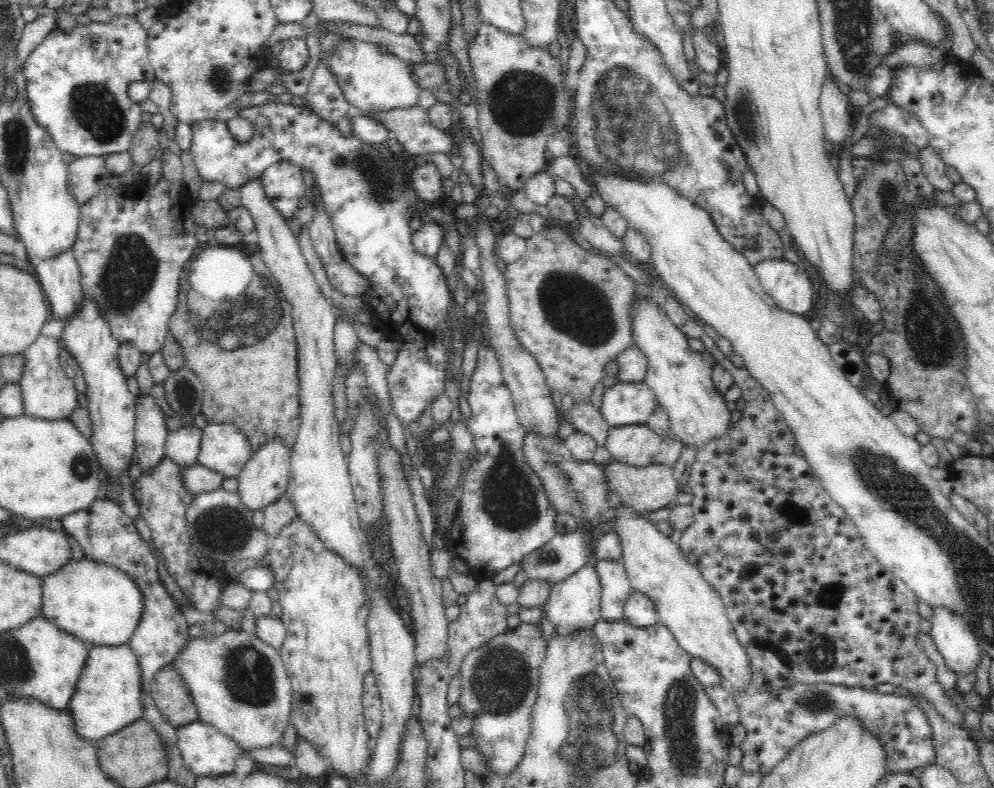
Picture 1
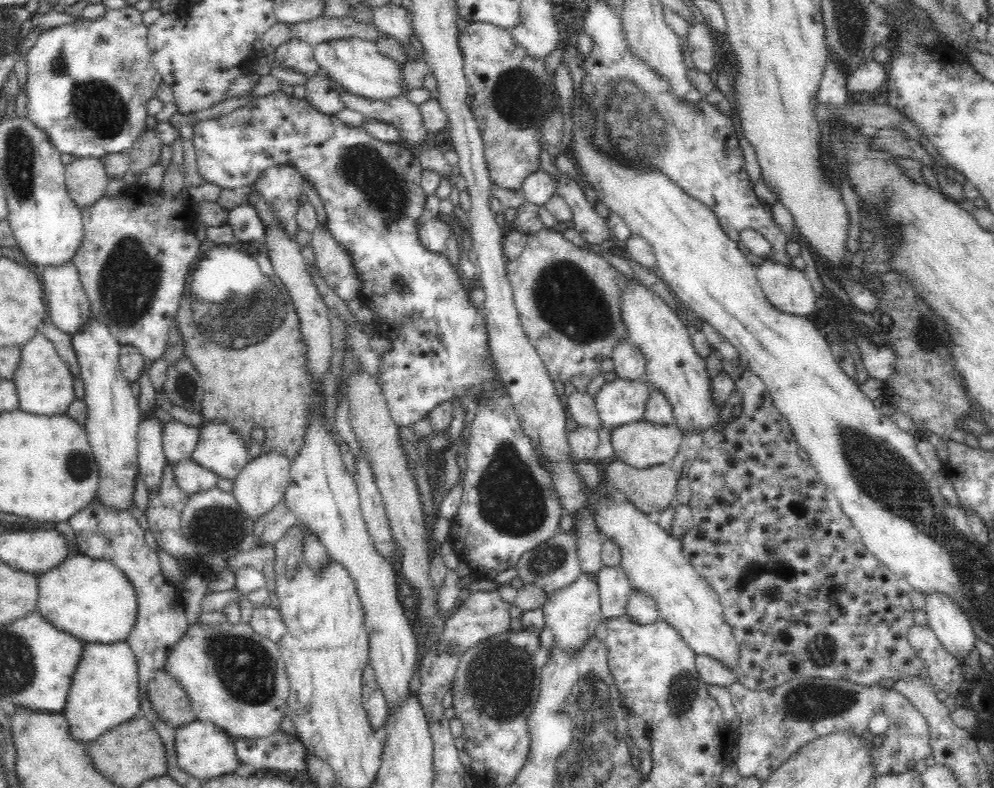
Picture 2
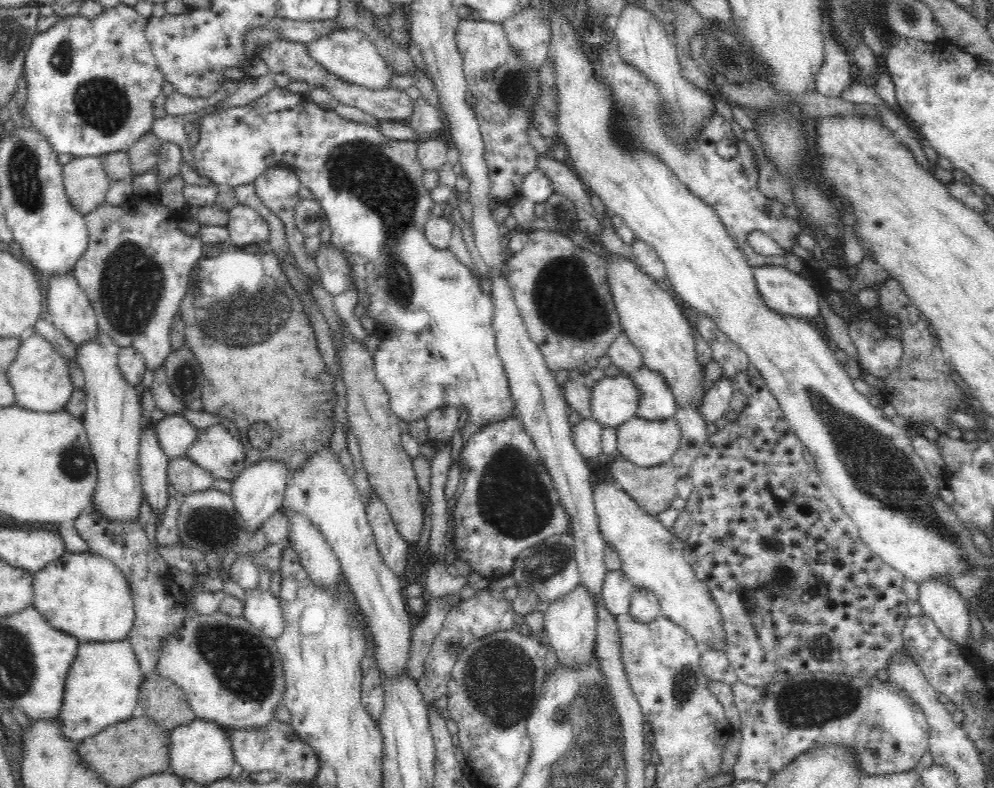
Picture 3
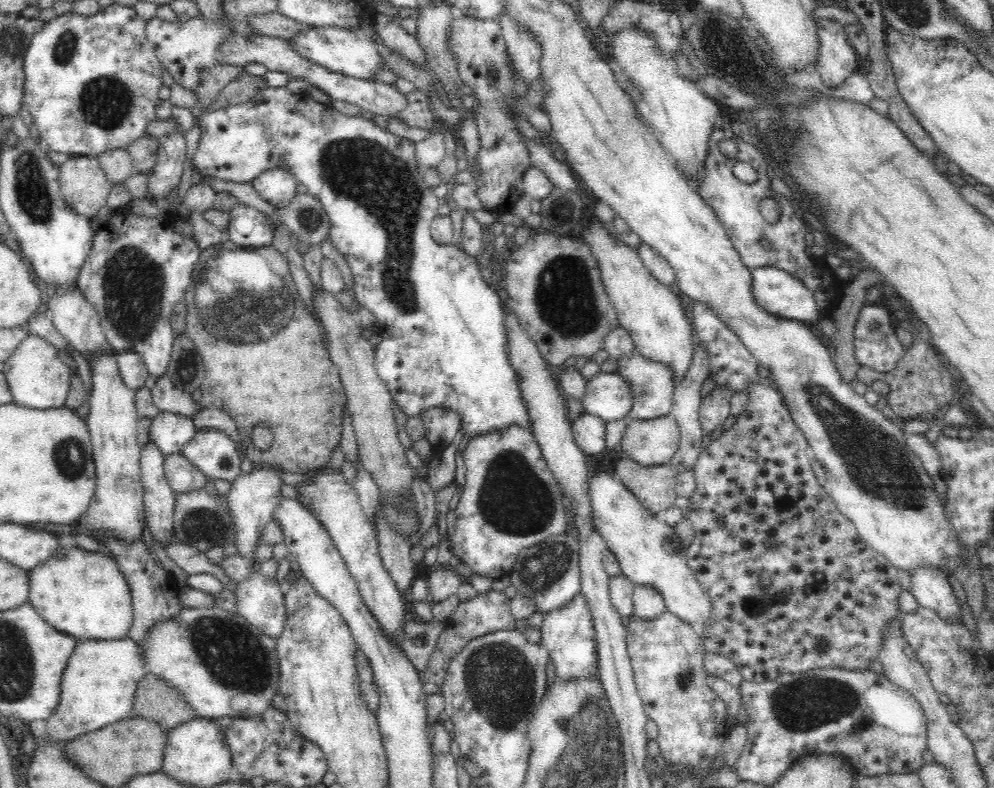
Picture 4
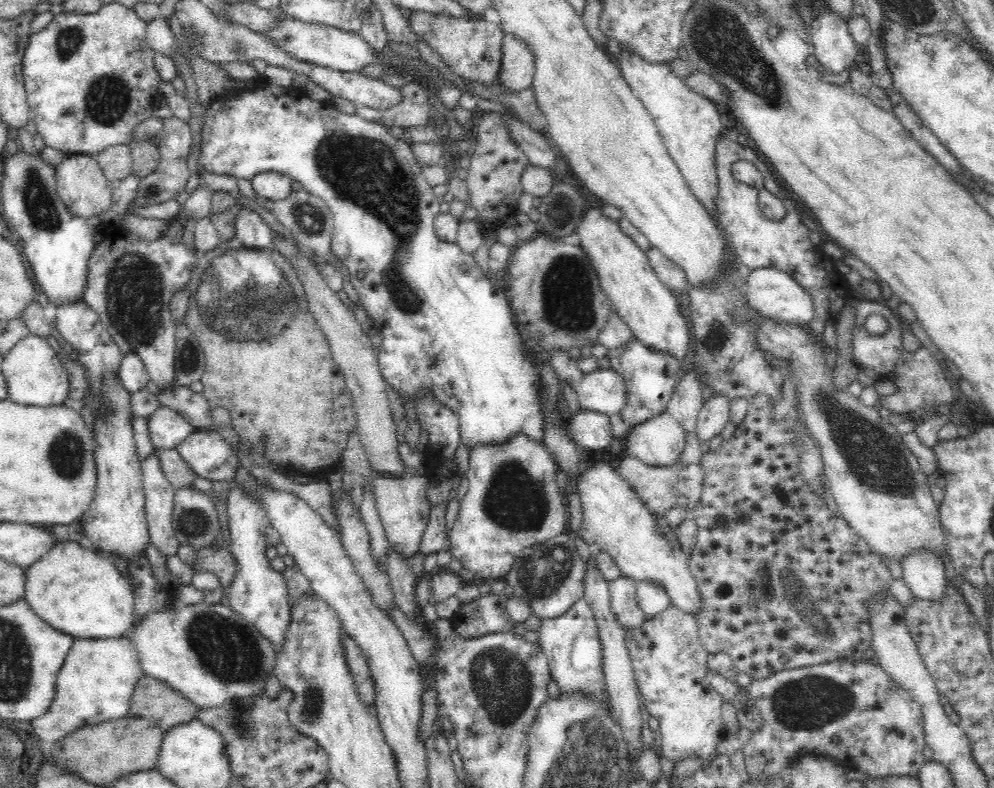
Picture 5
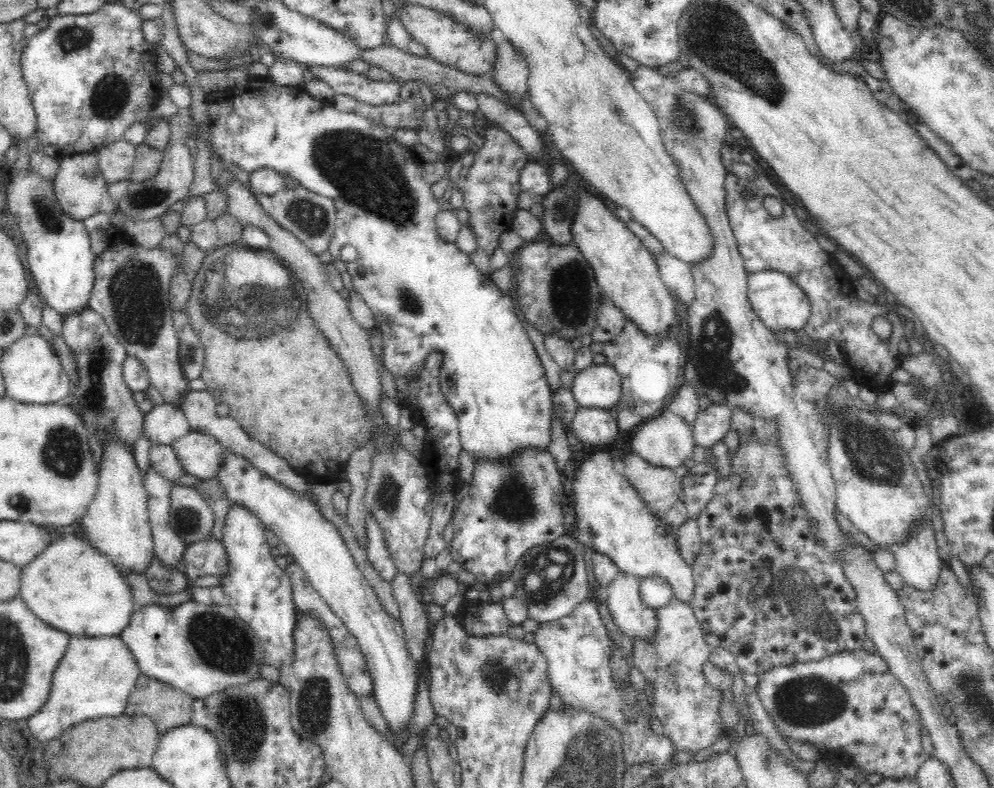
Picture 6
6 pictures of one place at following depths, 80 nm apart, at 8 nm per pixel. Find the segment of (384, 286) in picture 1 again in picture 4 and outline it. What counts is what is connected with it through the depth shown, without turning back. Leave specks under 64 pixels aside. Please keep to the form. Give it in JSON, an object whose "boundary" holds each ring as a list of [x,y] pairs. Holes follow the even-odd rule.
{"boundary":[[[266,87],[254,98],[242,104],[225,106],[218,110],[206,112],[202,116],[200,128],[201,133],[192,163],[196,165],[202,177],[214,176],[214,178],[220,178],[226,182],[252,183],[262,172],[280,168],[291,172],[296,177],[297,182],[305,186],[309,194],[322,203],[330,221],[330,240],[348,263],[354,277],[356,304],[367,308],[378,319],[374,331],[381,336],[381,341],[376,345],[374,364],[378,377],[382,379],[391,395],[395,409],[399,409],[409,418],[410,416],[420,417],[431,408],[453,409],[464,422],[465,434],[470,439],[493,431],[505,430],[512,424],[530,430],[531,424],[529,423],[526,405],[520,397],[516,371],[504,353],[504,342],[506,342],[504,339],[506,333],[504,332],[506,329],[504,329],[504,317],[502,317],[504,313],[502,313],[502,305],[500,305],[500,296],[493,287],[487,285],[486,276],[482,272],[478,257],[460,251],[458,247],[452,244],[440,245],[430,237],[430,224],[436,218],[439,207],[438,198],[434,196],[433,190],[424,183],[422,170],[419,168],[415,157],[414,142],[388,133],[385,128],[377,126],[371,119],[350,116],[340,113],[334,108],[326,109],[324,104],[316,102],[308,94],[304,92],[292,93],[287,87]]]}

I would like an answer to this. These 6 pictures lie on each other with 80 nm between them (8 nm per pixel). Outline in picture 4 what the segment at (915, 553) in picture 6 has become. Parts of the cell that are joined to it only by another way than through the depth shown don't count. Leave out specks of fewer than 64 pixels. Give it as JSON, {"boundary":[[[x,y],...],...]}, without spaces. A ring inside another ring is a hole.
{"boundary":[[[920,567],[911,574],[911,593],[920,607],[928,608],[946,623],[962,623],[961,604],[947,574],[936,567]]]}

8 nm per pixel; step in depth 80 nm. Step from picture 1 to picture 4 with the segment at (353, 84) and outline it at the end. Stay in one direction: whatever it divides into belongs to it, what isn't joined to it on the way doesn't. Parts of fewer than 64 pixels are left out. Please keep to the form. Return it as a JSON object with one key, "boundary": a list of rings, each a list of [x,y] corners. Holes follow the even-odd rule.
{"boundary":[[[339,26],[310,27],[300,36],[289,40],[292,49],[300,56],[323,66],[333,73],[342,73],[345,77],[354,77],[364,81],[376,81],[376,71],[383,66],[383,60],[377,52],[377,46],[363,29],[340,28]]]}

